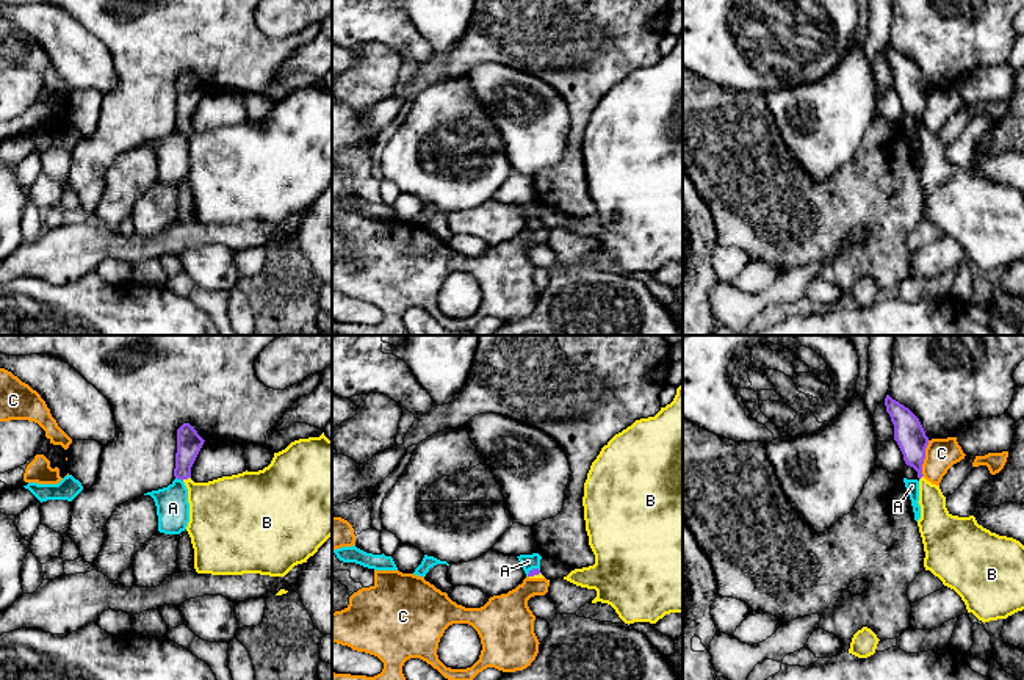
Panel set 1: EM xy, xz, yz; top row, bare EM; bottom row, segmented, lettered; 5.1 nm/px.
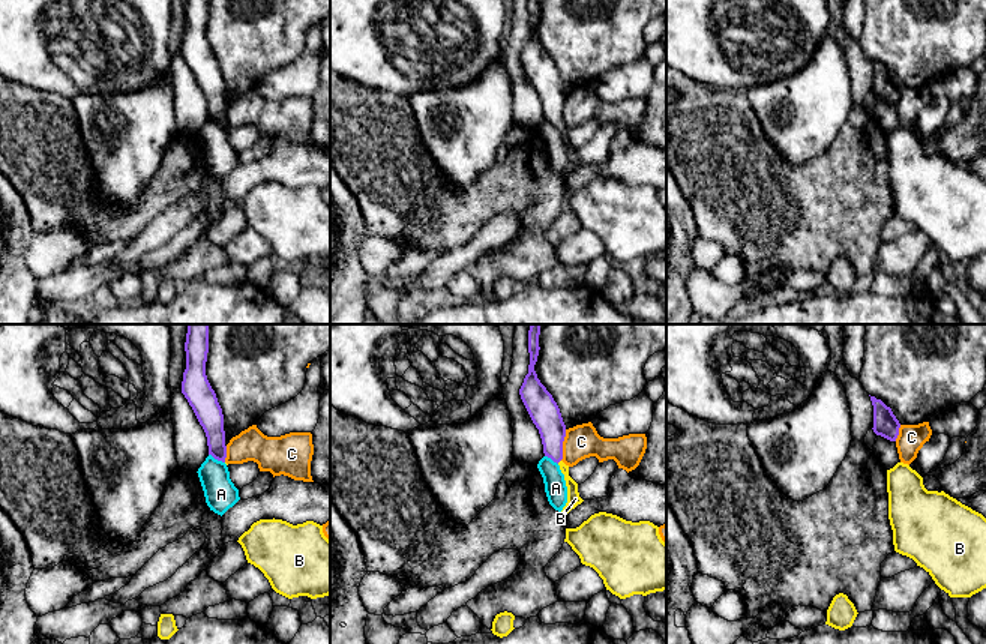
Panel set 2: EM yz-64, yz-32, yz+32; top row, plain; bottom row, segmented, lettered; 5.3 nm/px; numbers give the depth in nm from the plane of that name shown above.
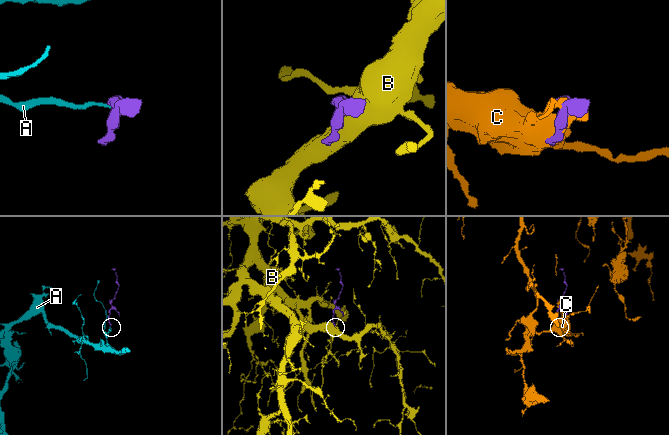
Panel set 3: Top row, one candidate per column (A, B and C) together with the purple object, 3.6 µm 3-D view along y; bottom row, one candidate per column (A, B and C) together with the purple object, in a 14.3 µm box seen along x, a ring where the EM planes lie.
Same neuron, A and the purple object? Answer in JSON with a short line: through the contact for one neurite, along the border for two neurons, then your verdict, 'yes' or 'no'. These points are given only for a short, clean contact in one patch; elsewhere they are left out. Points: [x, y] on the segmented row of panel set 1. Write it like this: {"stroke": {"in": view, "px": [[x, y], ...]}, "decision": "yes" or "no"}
{"stroke": {"in": "xy", "px": [[176, 477], [182, 481]]}, "decision": "no"}

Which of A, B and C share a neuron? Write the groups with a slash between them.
A / B / C

